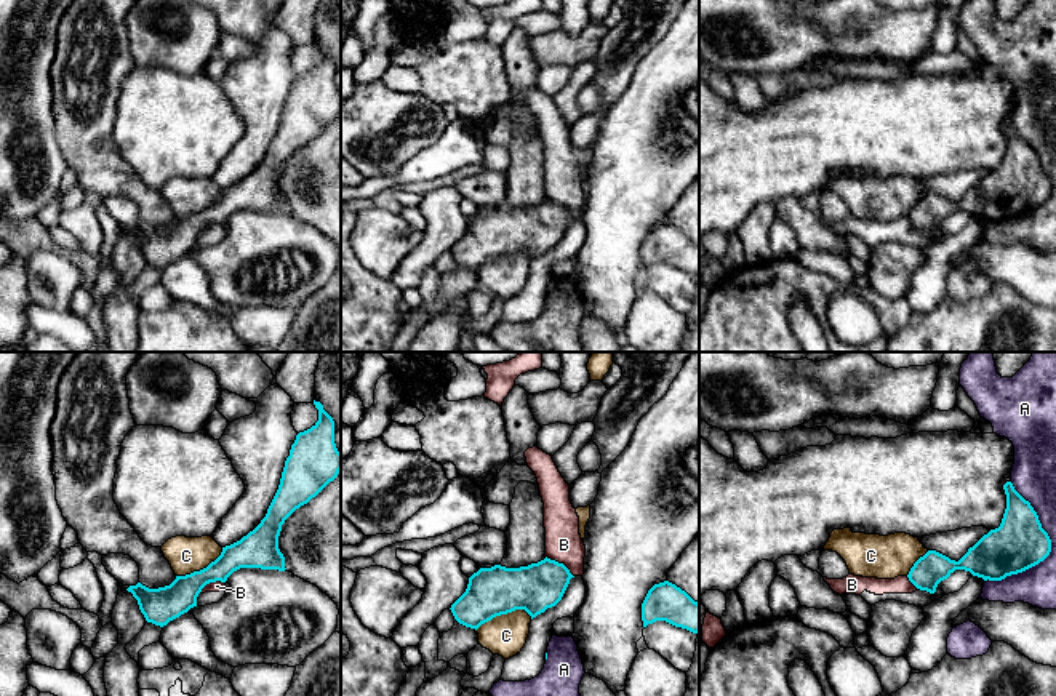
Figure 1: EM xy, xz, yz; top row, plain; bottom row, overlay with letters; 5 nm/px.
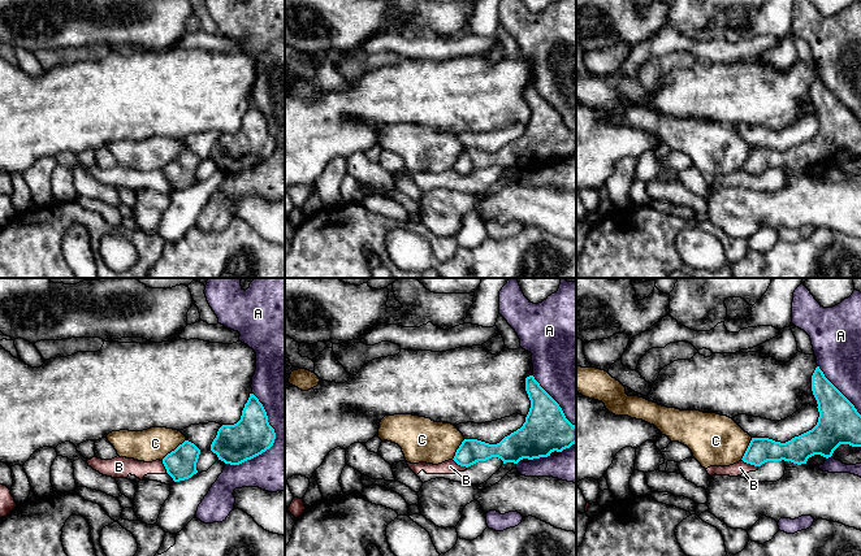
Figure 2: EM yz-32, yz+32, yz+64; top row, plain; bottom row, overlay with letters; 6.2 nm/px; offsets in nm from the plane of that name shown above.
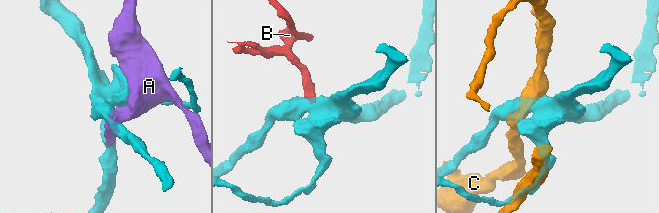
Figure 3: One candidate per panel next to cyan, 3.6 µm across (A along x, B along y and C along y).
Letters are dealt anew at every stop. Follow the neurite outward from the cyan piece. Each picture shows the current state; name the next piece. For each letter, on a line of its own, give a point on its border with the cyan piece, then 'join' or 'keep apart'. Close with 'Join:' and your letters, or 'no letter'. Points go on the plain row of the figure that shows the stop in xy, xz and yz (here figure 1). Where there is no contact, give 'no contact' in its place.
A: contact yz (1050, 191); keep apart
B: contact xz (560, 205); keep apart
C: contact xz (503, 255); keep apart
Join: no letter

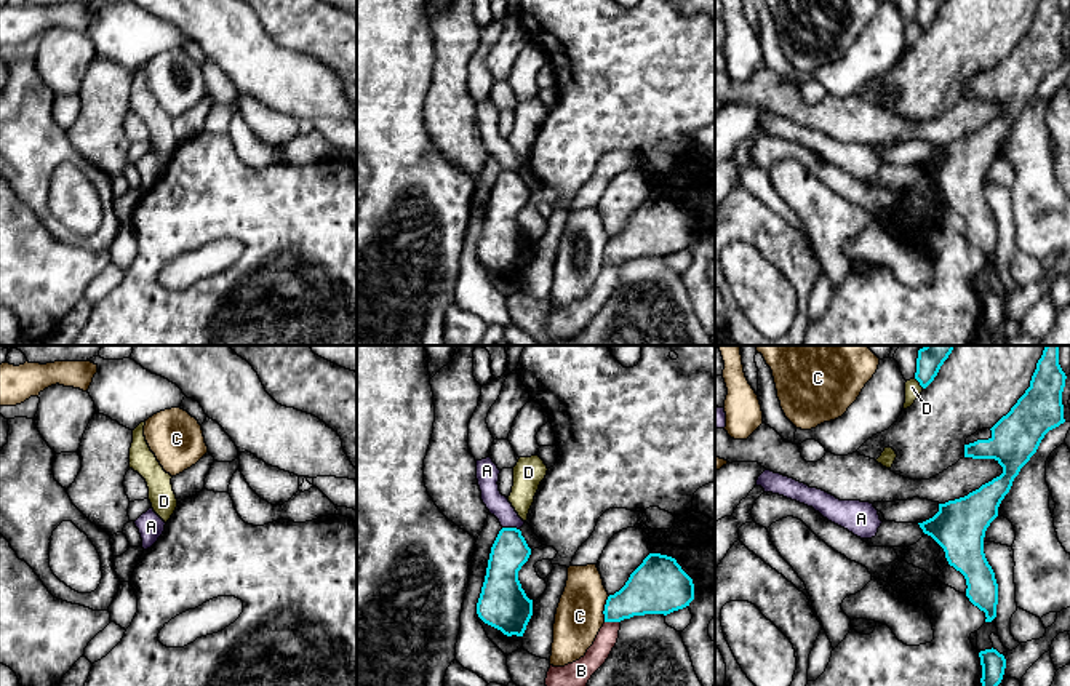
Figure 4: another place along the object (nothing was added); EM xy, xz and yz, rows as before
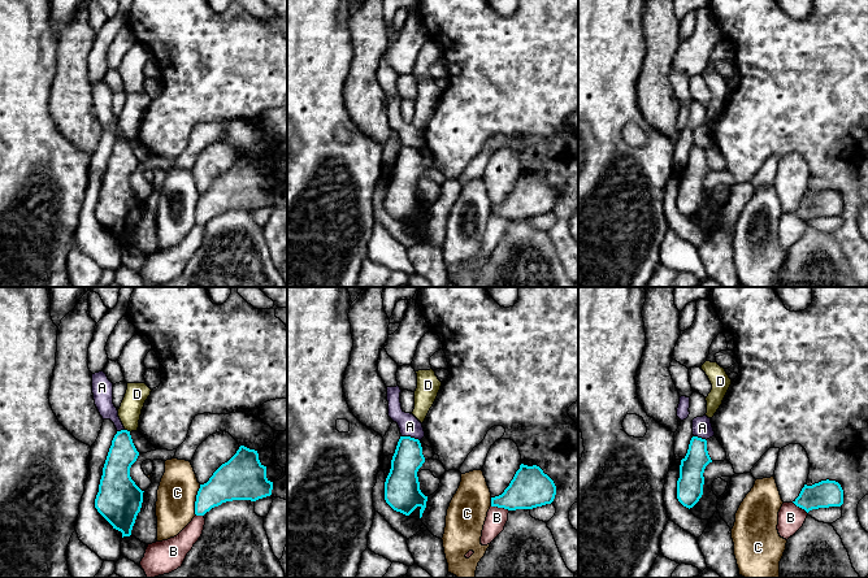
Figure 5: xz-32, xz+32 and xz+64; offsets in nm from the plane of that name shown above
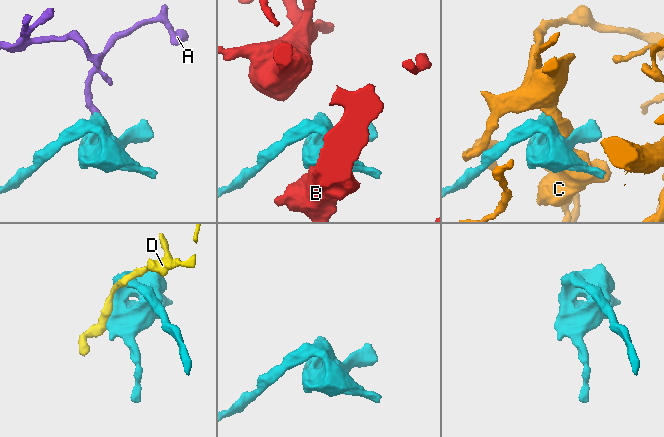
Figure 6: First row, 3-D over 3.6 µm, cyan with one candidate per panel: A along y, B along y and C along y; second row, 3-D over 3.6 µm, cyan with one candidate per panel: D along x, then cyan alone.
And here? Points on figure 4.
A: contact xz (511, 170); keep apart
B: contact xz (613, 263); keep apart
C: contact xz (605, 250); keep apart
D: contact yz (918, 23); keep apart
Join: no letter

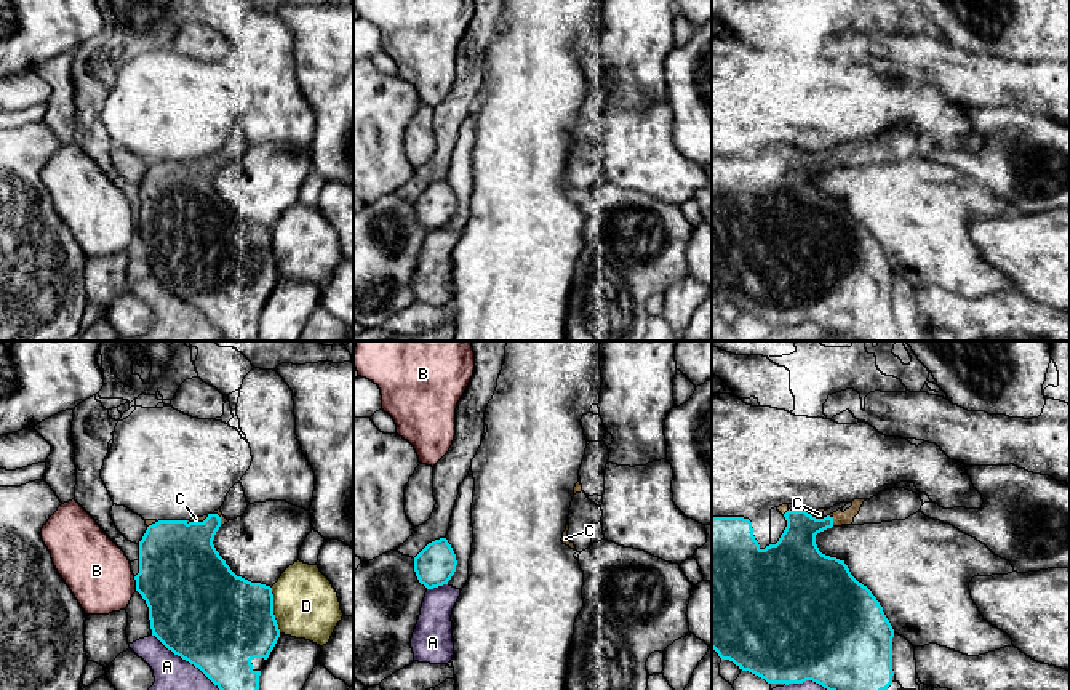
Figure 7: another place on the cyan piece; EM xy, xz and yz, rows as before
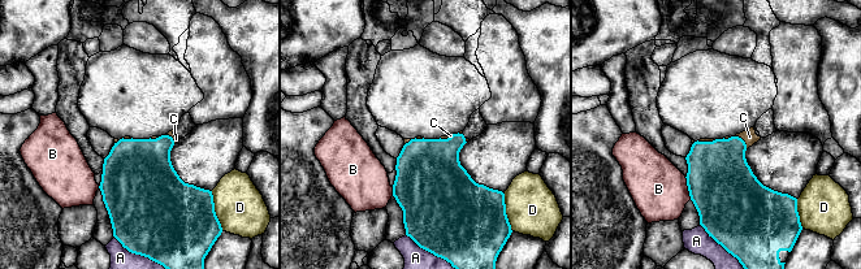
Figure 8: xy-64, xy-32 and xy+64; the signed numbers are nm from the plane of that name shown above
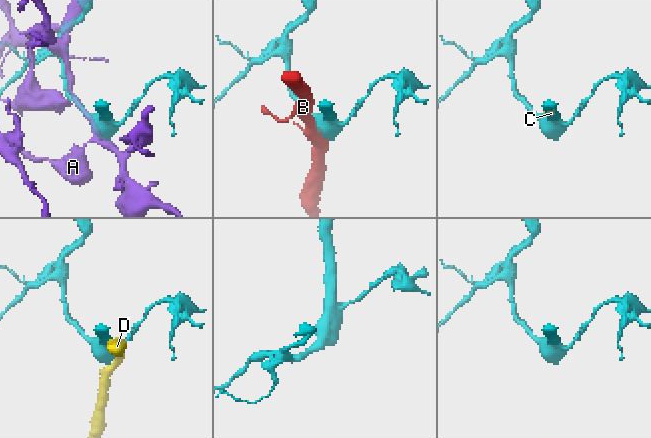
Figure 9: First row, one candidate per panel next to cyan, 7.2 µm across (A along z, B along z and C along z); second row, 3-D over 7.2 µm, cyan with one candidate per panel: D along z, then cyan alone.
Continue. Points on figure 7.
A: contact xy (186, 301); keep apart
B: contact xy (136, 224); keep apart
C: contact yz (832, 162); join
D: contact xy (272, 252); keep apart
Join: C

